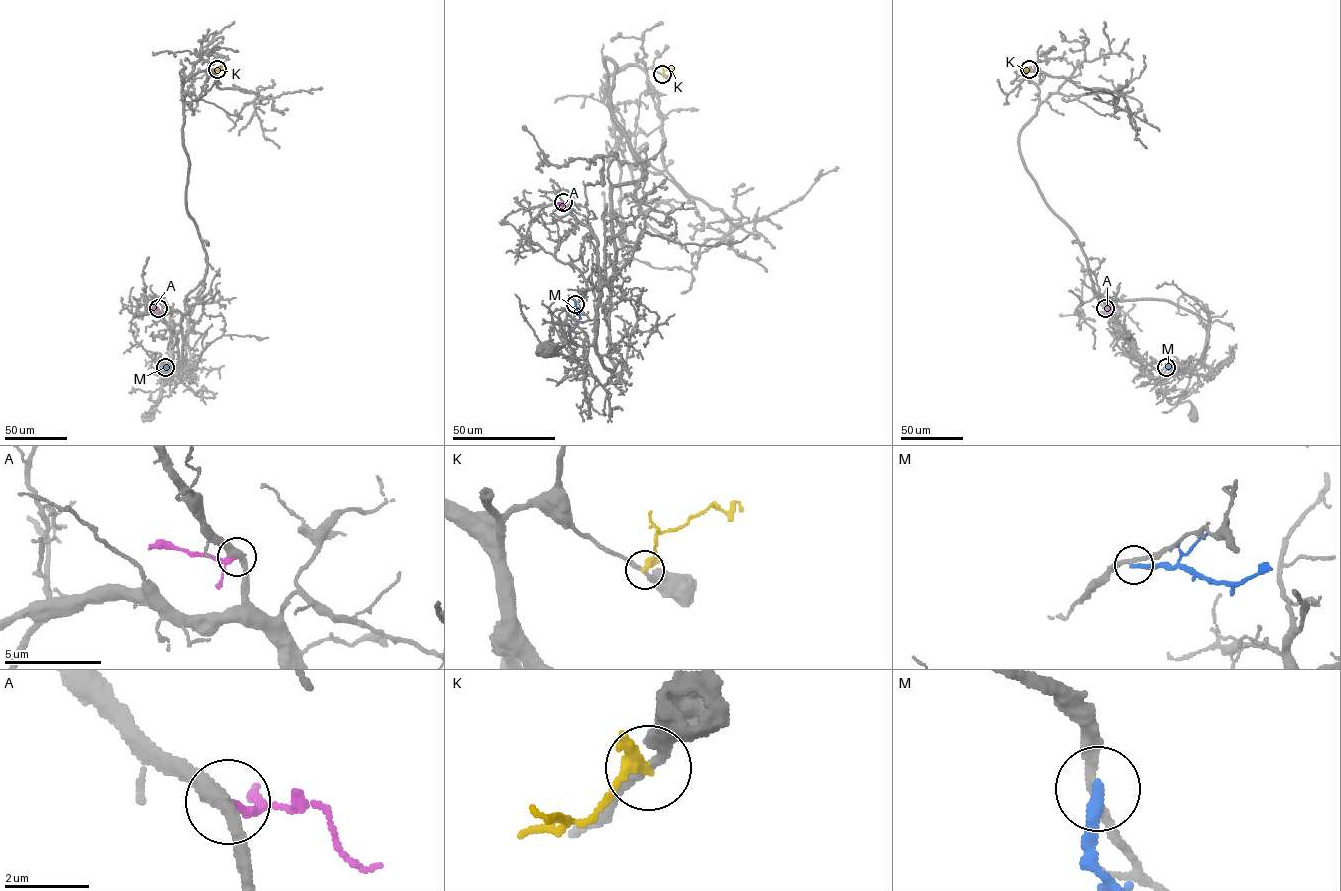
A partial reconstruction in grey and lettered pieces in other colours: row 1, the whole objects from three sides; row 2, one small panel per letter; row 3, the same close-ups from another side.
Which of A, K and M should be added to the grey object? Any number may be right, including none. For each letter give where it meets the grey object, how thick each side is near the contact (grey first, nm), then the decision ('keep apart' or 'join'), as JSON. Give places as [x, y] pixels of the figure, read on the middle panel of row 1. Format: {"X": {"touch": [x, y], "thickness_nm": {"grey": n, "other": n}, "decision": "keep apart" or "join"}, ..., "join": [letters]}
{"A": {"touch": [563, 202], "thickness_nm": {"grey": 380, "other": 160}, "decision": "keep apart"}, "K": {"touch": [662, 74], "thickness_nm": {"grey": 240, "other": 240}, "decision": "keep apart"}, "M": {"touch": [575, 304], "thickness_nm": {"grey": 220, "other": 280}, "decision": "keep apart"}, "join": []}

